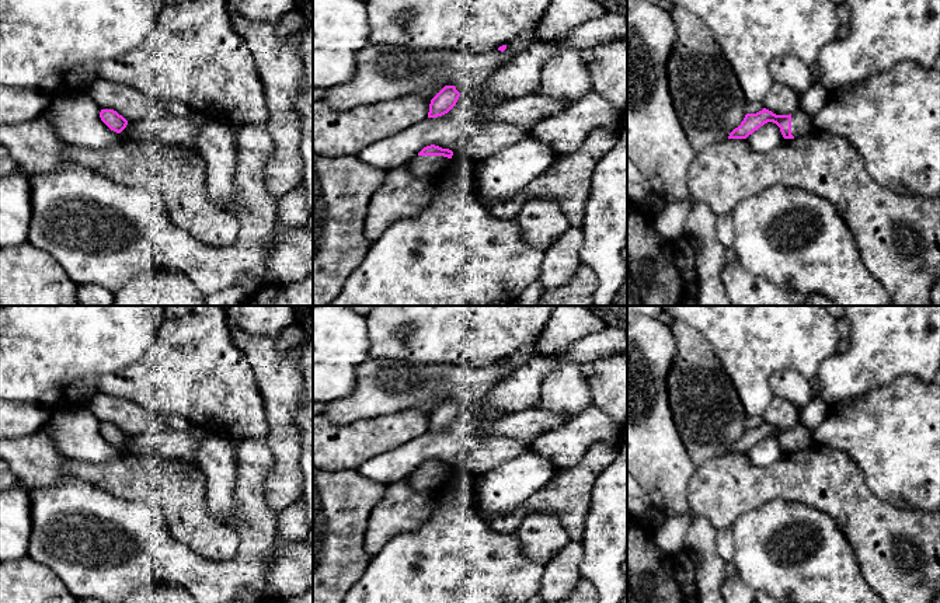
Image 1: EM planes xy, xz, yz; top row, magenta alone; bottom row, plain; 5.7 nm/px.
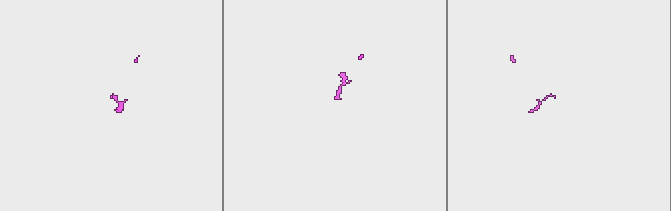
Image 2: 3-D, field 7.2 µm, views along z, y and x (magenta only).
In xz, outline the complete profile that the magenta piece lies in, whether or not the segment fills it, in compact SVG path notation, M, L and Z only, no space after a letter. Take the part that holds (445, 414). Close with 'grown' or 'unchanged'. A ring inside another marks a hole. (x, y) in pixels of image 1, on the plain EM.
M533 342L508 356L504 366L368 359L356 369L354 390L341 400L325 402L321 415L342 426L419 409L431 415L428 432L438 432L448 428L463 407L480 405L498 383L539 355Z | grown

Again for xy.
M101 424L100 432L111 445L116 447L121 447L128 439L128 435L114 424Z | unchanged

